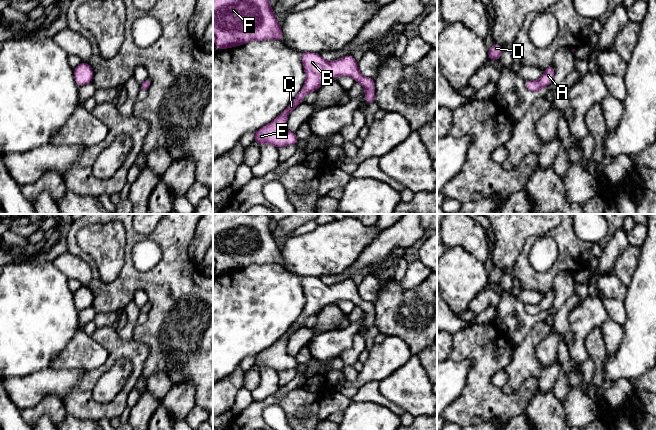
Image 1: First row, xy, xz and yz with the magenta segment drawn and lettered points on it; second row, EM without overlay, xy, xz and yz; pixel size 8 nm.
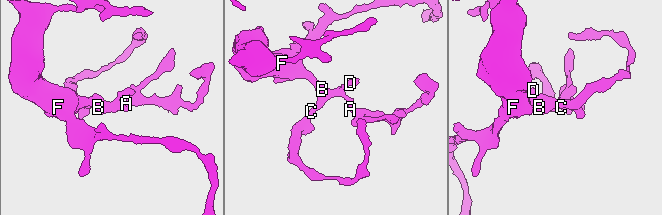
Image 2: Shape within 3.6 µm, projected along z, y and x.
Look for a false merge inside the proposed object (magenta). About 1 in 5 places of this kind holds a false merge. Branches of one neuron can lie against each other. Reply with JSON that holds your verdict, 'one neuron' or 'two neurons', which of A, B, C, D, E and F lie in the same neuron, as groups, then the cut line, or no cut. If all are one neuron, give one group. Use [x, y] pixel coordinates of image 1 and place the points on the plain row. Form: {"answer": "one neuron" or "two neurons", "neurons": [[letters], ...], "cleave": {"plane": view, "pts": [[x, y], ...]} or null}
{"answer": "one neuron", "neurons": [["A", "B", "C", "D", "E", "F"]], "cleave": null}

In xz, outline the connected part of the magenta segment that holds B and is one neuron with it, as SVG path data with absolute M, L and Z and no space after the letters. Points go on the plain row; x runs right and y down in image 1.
M300 276L306 304L303 312L288 331L272 346L261 351L255 356L254 367L270 368L275 371L296 369L298 362L294 356L286 352L288 338L302 327L303 322L324 307L338 300L348 300L360 307L365 314L364 323L367 328L376 326L375 304L363 300L358 292L357 285L351 279L346 279L338 284L326 285L318 277Z

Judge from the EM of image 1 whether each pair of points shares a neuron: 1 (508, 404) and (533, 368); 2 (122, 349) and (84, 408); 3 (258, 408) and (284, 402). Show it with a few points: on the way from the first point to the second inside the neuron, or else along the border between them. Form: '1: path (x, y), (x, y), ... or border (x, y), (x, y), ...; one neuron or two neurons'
1: border (537, 377), (529, 377), (511, 393), (501, 390); two neurons
2: path (107, 364), (86, 384), (84, 393); one neuron
3: path (264, 403), (278, 401); one neuron

